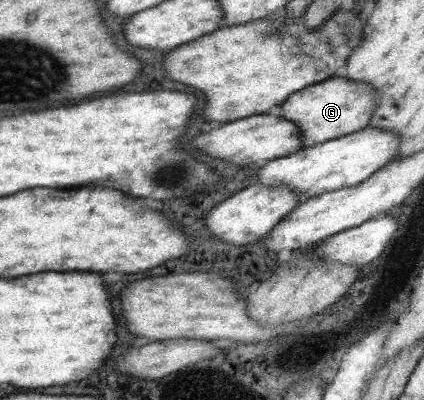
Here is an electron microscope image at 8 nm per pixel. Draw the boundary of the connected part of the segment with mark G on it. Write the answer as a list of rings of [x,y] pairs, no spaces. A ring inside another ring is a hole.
[[[335,76],[304,87],[280,104],[281,117],[296,124],[300,131],[303,148],[363,130],[372,118],[375,106],[375,92],[367,82],[355,82]]]

